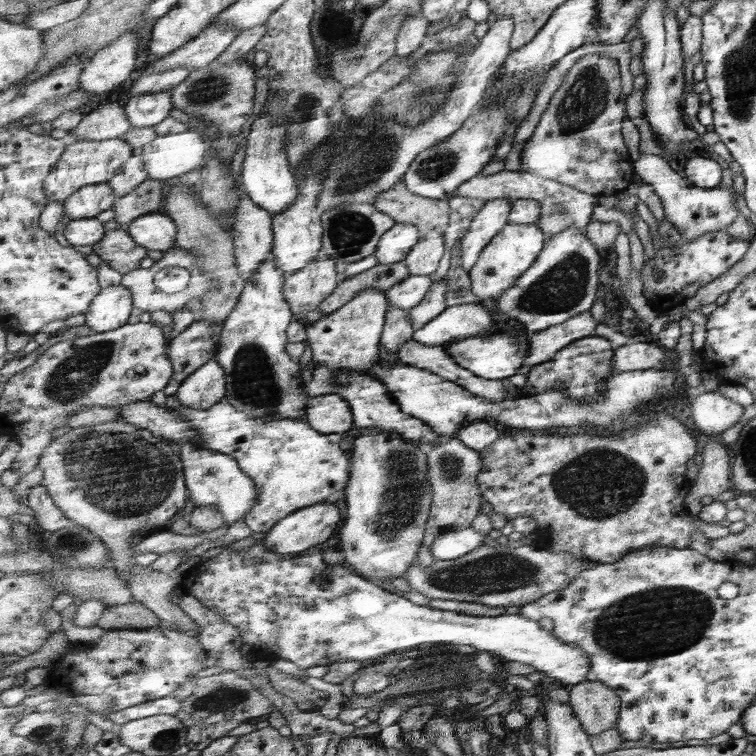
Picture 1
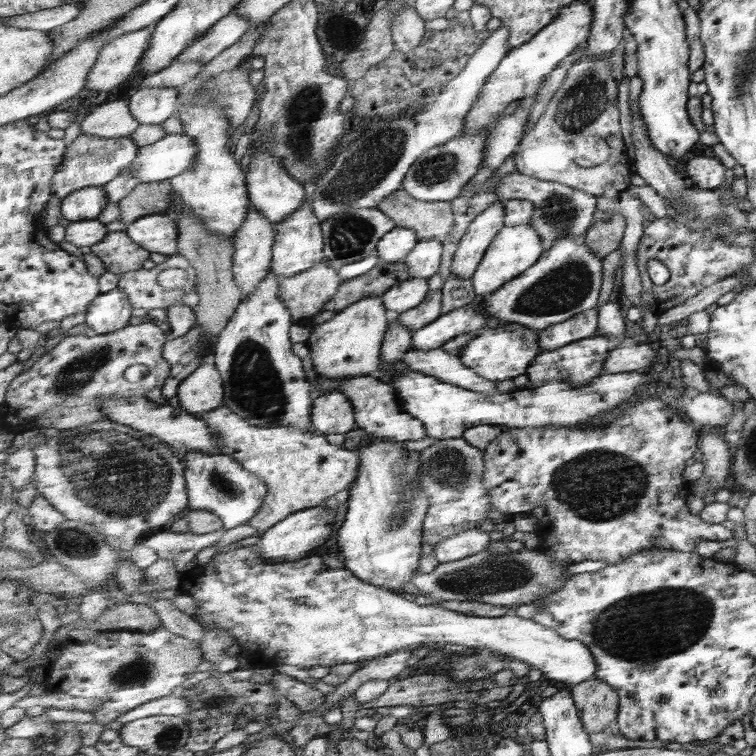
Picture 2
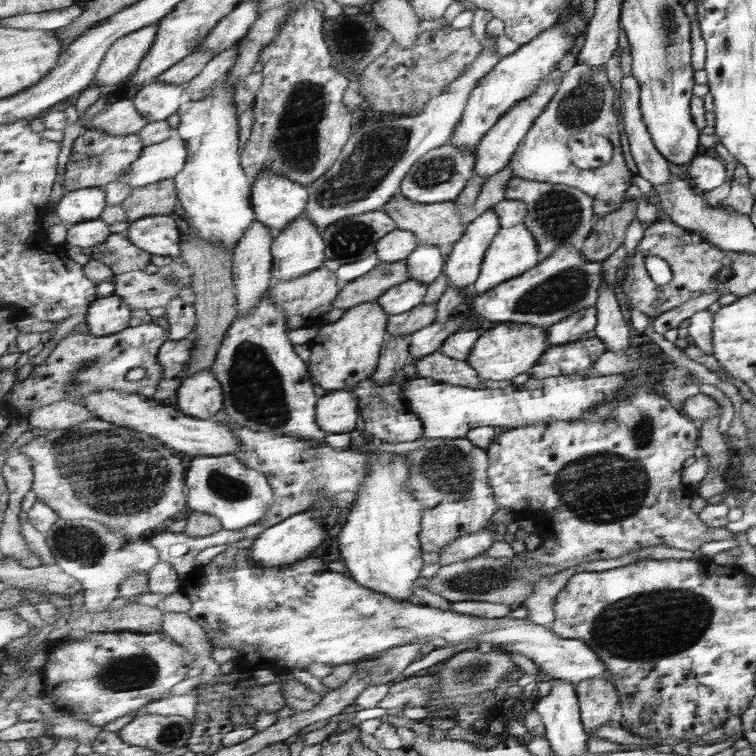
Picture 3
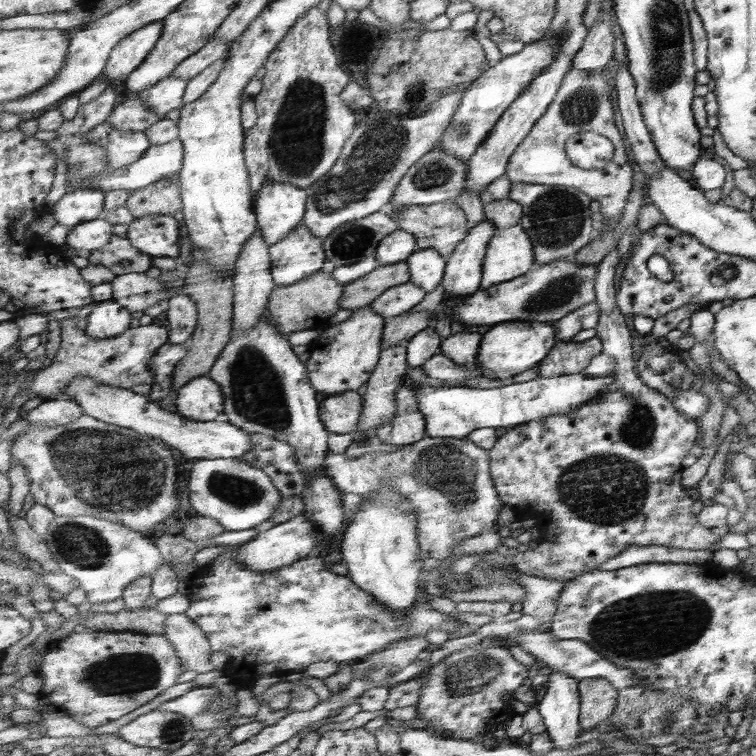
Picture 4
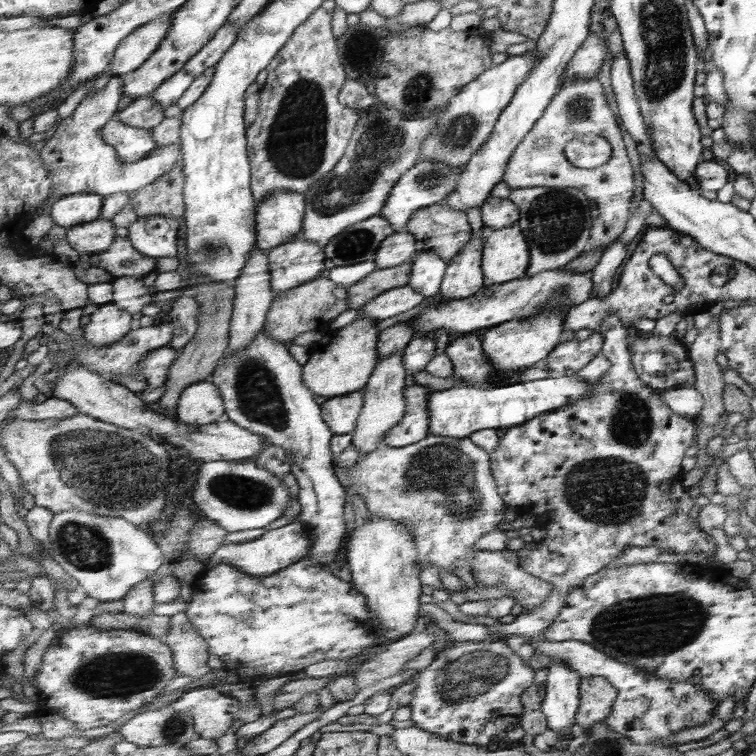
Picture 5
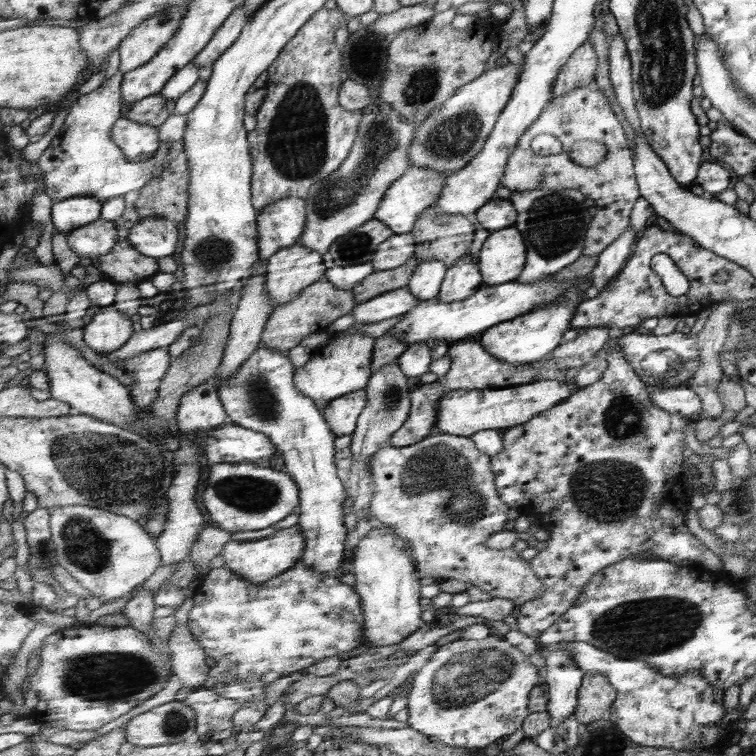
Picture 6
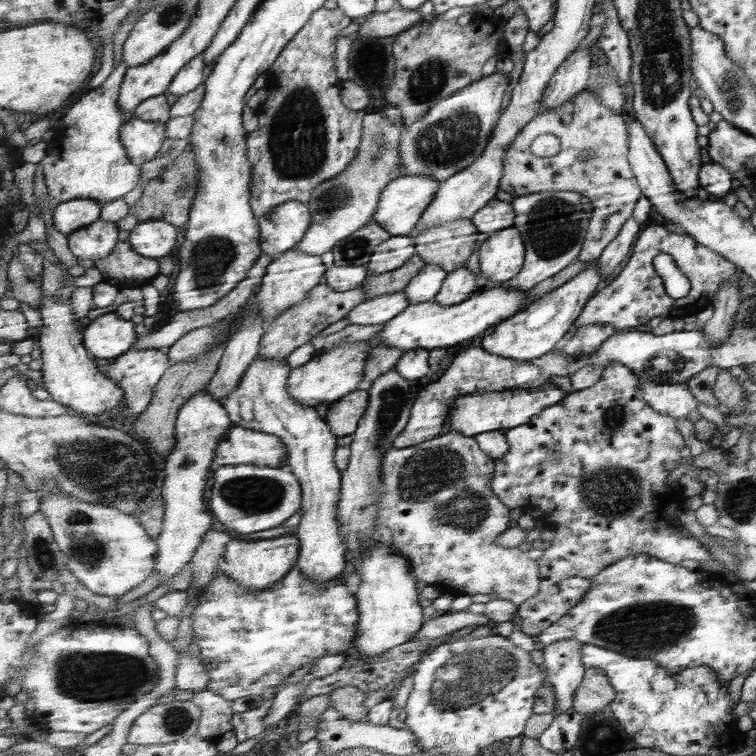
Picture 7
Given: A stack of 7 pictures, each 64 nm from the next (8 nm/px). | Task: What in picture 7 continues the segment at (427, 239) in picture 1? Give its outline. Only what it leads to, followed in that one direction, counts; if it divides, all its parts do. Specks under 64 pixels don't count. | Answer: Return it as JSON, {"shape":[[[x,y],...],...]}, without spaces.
{"shape":[[[427,264],[405,289],[409,302],[419,304],[435,301],[448,276],[449,273],[441,264]]]}

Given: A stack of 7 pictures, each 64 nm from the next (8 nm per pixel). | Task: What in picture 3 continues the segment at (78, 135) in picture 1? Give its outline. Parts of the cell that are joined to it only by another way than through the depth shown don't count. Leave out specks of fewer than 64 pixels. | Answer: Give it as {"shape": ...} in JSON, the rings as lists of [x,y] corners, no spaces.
{"shape":[[[121,99],[102,111],[85,130],[103,129],[111,135],[137,134],[150,121],[135,107],[134,100]]]}

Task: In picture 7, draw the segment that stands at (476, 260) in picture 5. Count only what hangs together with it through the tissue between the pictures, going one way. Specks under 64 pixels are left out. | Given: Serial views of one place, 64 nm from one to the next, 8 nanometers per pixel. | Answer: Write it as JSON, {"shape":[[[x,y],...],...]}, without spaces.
{"shape":[[[463,266],[449,272],[448,278],[436,296],[436,301],[443,306],[455,306],[467,302],[478,291],[477,276]]]}

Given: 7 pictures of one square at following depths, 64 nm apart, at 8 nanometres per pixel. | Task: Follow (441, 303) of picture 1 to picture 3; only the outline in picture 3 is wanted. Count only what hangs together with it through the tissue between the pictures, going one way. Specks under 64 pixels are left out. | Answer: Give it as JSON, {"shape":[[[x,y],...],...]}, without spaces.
{"shape":[[[421,304],[409,312],[390,315],[387,333],[391,336],[410,336],[436,322],[437,304]]]}

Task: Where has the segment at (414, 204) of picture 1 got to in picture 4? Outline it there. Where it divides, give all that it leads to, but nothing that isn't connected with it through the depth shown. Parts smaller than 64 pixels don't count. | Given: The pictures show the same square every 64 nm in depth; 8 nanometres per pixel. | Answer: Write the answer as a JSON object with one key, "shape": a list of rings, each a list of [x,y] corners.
{"shape":[[[445,201],[437,205],[409,206],[403,208],[397,220],[398,228],[413,233],[418,239],[418,249],[434,249],[441,256],[449,258],[457,249],[457,246],[469,236],[469,222],[465,212],[455,201]]]}

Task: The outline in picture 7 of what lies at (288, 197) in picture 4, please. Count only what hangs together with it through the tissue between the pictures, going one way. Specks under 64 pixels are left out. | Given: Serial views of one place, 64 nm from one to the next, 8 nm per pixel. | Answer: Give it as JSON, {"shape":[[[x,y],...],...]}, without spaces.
{"shape":[[[291,200],[275,206],[267,216],[258,218],[262,252],[276,257],[296,249],[311,228],[313,213],[305,202]]]}

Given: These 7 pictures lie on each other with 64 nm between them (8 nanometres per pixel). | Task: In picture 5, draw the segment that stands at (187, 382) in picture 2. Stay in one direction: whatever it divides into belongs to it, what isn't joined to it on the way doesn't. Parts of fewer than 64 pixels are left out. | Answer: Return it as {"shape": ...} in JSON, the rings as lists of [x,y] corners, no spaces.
{"shape":[[[211,379],[182,391],[174,416],[187,426],[207,426],[228,420],[222,391]]]}

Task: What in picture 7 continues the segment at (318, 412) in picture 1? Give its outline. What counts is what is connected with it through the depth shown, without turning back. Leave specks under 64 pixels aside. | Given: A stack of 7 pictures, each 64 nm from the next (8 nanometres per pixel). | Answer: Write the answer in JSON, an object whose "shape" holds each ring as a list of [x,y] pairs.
{"shape":[[[359,388],[328,406],[325,418],[333,434],[339,437],[355,434],[369,405],[370,392]]]}

